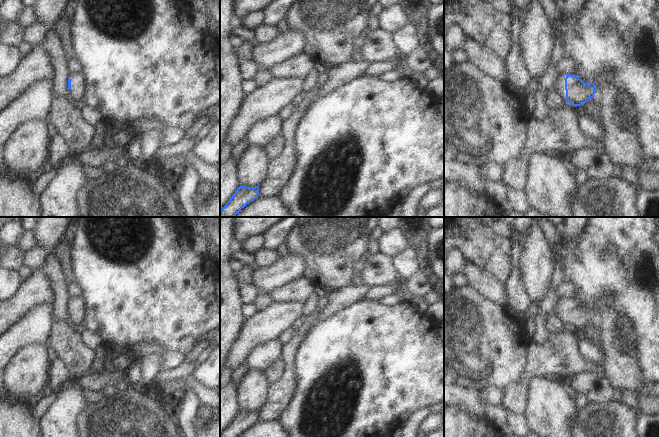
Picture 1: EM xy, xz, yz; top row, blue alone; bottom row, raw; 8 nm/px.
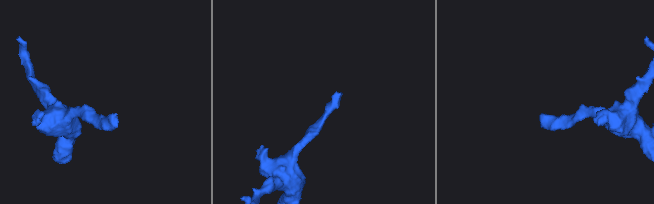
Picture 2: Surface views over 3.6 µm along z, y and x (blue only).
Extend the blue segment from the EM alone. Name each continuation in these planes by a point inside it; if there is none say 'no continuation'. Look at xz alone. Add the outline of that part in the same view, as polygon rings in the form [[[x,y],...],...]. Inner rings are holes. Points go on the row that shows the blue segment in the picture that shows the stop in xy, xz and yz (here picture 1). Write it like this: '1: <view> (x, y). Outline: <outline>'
no continuation

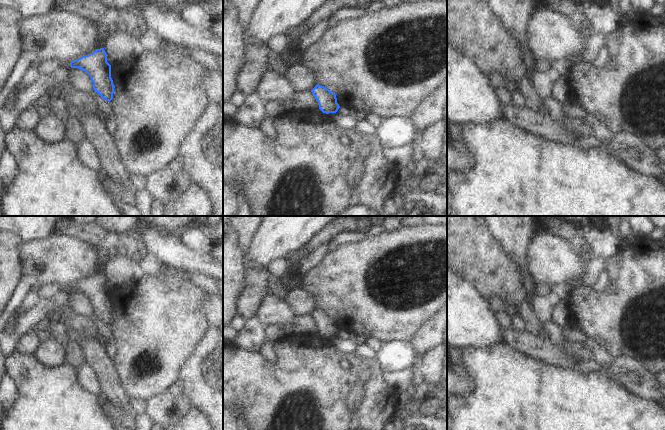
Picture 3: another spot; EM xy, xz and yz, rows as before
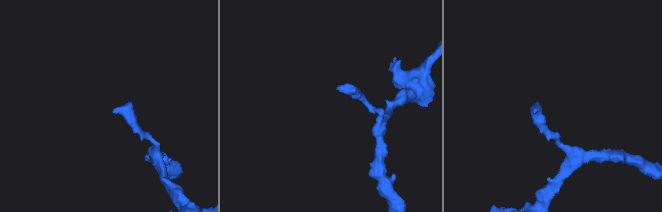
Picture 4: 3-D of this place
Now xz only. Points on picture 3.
no continuation

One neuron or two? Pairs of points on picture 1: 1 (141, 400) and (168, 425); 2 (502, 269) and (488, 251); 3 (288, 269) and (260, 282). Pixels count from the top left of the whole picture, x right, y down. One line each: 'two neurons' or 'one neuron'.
1: one neuron
2: one neuron
3: one neuron

